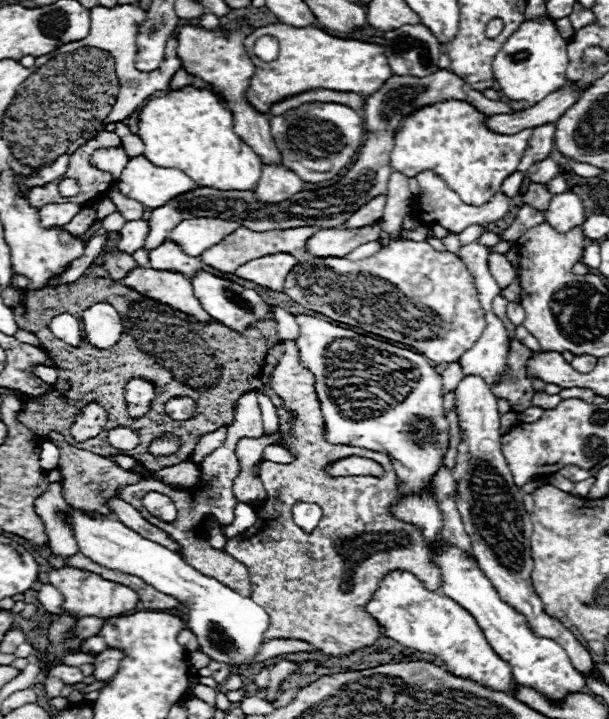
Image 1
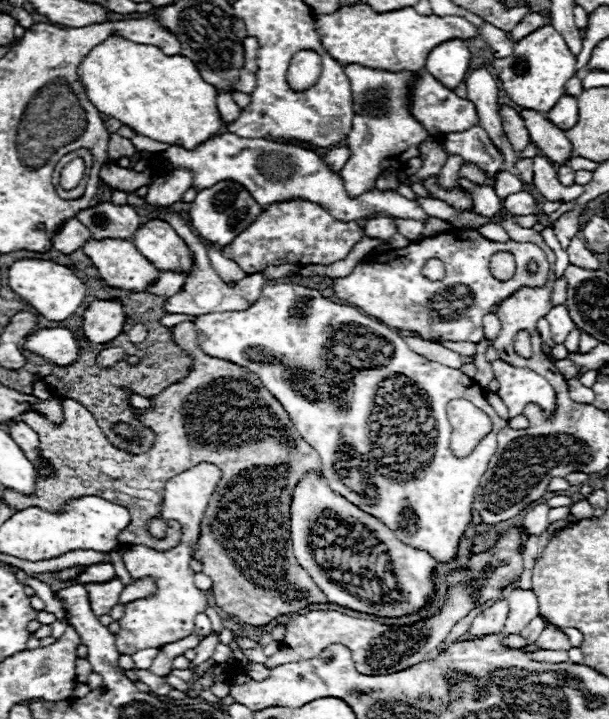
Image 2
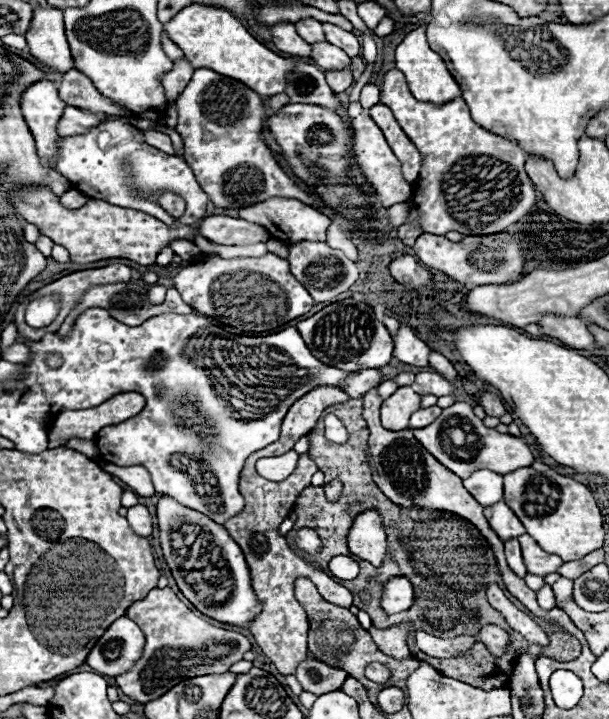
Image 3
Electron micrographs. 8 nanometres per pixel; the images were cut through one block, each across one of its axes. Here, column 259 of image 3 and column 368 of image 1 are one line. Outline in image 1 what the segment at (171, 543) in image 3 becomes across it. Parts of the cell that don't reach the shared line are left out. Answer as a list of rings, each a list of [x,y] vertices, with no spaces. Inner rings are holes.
[[[388,572],[382,584],[370,598],[366,610],[380,622],[384,634],[408,648],[434,654],[446,664],[446,670],[454,676],[470,678],[492,690],[512,694],[514,678],[510,666],[490,648],[480,626],[458,602],[452,598],[430,592],[412,572]]]

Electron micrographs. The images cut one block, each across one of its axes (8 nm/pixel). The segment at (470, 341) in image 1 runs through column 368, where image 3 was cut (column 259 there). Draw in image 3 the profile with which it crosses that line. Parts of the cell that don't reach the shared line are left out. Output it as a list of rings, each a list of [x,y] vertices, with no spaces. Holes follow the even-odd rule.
[[[268,252],[262,258],[228,258],[228,260],[220,258],[220,256],[202,258],[200,262],[180,268],[172,280],[174,280],[174,288],[182,294],[184,302],[188,306],[192,306],[196,312],[202,312],[204,316],[212,316],[220,324],[232,326],[232,328],[238,328],[244,332],[264,332],[264,330],[278,328],[298,316],[306,314],[314,306],[312,296],[290,274],[288,262],[272,252]]]

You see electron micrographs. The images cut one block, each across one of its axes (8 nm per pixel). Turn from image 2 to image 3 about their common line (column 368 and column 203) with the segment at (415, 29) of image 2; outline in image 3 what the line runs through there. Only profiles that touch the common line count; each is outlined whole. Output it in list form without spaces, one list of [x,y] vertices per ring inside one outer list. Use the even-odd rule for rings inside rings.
[[[190,4],[164,24],[164,32],[184,52],[194,68],[210,68],[222,76],[240,80],[260,96],[274,96],[284,92],[284,78],[294,66],[292,58],[282,58],[262,46],[230,12],[224,10]]]

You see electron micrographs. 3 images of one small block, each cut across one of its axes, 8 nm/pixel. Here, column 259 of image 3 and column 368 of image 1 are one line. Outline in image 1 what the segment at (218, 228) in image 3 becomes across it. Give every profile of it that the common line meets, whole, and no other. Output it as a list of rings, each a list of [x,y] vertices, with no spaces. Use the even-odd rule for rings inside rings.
[[[370,224],[364,228],[322,228],[318,230],[310,240],[308,240],[308,252],[312,256],[346,256],[350,254],[354,248],[378,240],[380,238],[380,226],[378,224]]]

